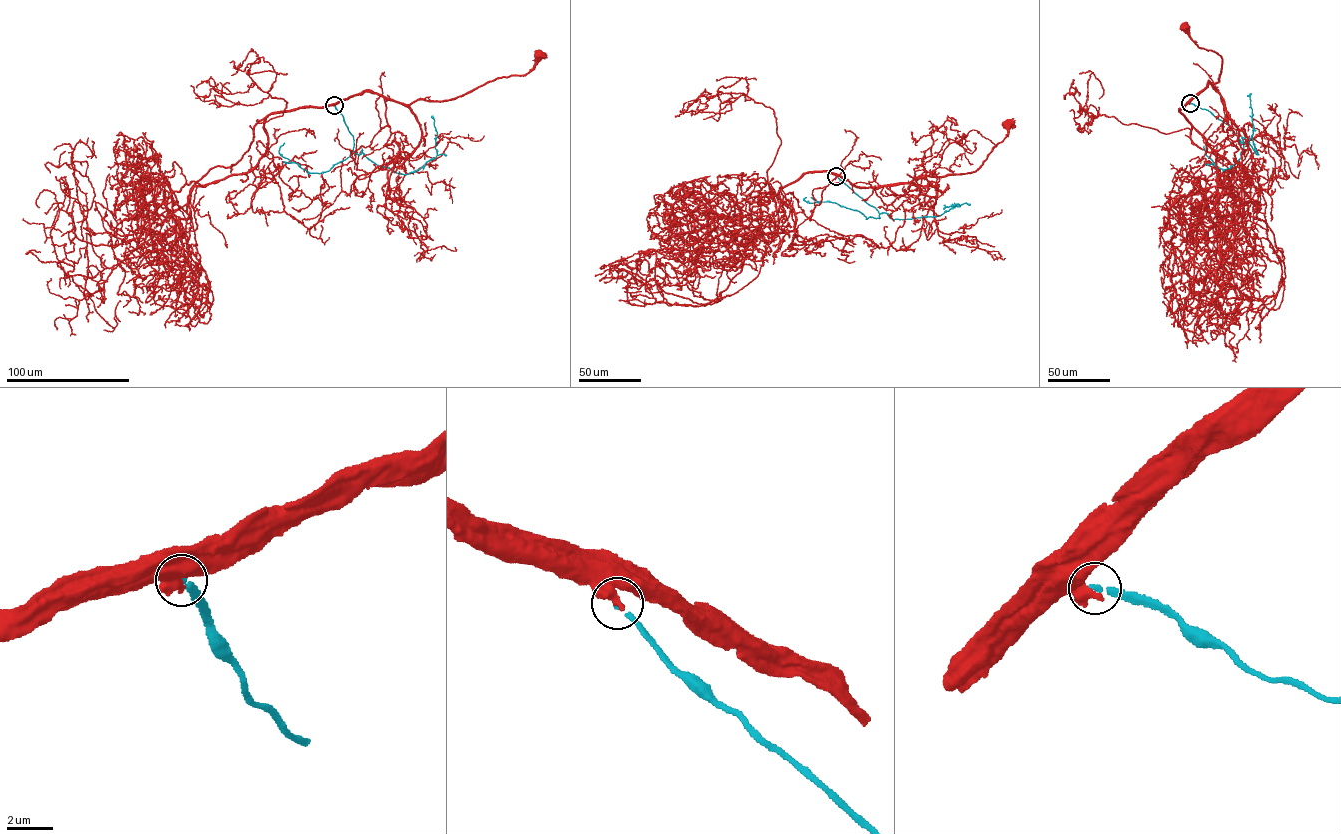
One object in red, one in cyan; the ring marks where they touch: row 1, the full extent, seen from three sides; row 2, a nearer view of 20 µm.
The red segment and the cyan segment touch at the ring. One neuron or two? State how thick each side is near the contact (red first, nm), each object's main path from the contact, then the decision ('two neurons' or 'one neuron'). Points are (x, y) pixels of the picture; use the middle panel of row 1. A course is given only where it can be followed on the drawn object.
calibres 600 and 240 nm; course red (836, 176), (856, 186), (879, 188), (911, 182), (921, 175), (944, 177), (974, 172), (1007, 133), (1007, 124); course cyan (836, 176), (879, 213), (887, 213), (893, 219), (937, 216), (960, 205), (943, 209); two neurons

